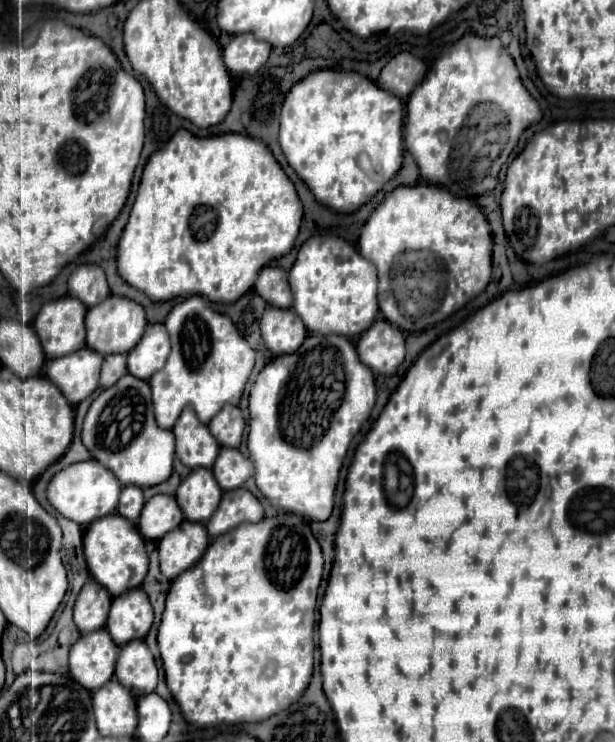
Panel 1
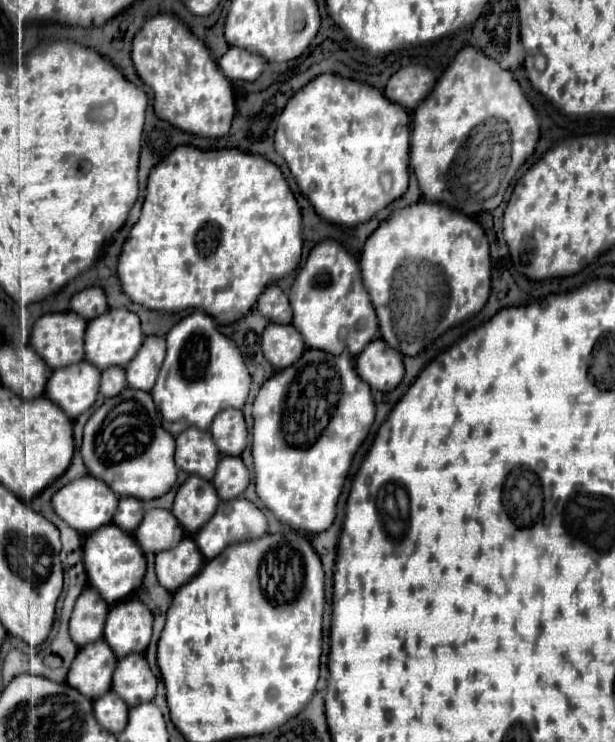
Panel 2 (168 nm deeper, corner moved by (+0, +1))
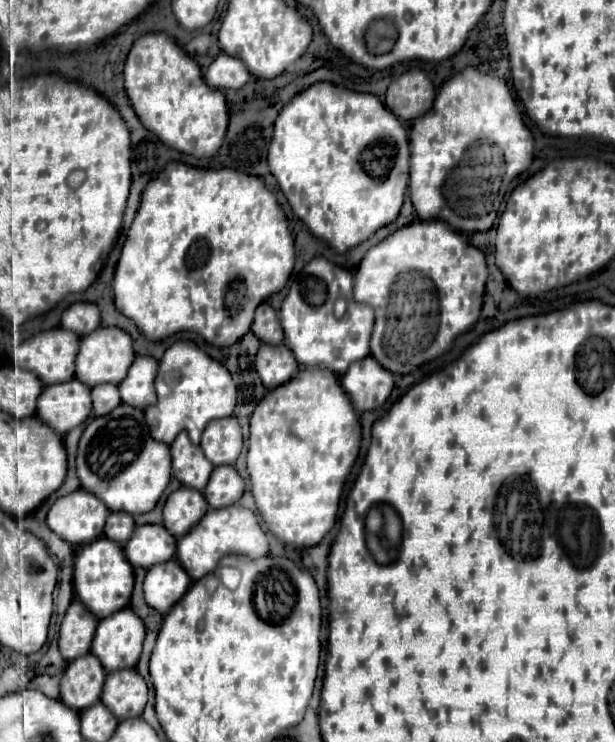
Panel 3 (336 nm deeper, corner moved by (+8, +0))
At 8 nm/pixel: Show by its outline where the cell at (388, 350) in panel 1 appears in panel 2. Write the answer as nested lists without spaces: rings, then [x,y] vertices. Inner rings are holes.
[[[376,337],[356,357],[356,371],[368,385],[392,391],[404,377],[404,355],[392,349],[382,337]]]

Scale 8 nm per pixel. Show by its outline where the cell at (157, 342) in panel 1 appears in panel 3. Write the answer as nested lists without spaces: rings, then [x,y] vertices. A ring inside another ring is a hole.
[[[136,356],[126,380],[118,386],[122,402],[140,410],[156,404],[156,388],[154,388],[156,376],[158,362],[150,356]]]

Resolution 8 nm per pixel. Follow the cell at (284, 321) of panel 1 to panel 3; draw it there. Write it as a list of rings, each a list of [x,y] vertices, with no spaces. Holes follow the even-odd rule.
[[[260,344],[260,350],[256,354],[256,372],[262,384],[268,390],[274,390],[292,380],[294,374],[298,372],[298,366],[296,358],[292,358],[292,352],[284,344],[280,346]]]

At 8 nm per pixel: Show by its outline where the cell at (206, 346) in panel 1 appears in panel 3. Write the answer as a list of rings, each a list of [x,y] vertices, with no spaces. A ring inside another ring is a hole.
[[[176,342],[166,350],[158,368],[156,392],[158,402],[146,410],[146,424],[152,438],[168,446],[182,430],[186,430],[192,444],[198,446],[206,424],[230,416],[236,406],[236,386],[230,372],[194,342]]]

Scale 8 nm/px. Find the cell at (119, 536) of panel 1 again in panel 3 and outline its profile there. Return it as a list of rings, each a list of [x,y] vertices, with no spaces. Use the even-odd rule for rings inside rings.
[[[98,538],[96,542],[90,542],[78,550],[72,582],[74,582],[76,598],[98,620],[102,620],[128,606],[130,594],[134,588],[134,570],[132,570],[132,566],[128,566],[124,552],[120,550],[120,546],[116,546],[116,542],[112,542],[108,538]]]

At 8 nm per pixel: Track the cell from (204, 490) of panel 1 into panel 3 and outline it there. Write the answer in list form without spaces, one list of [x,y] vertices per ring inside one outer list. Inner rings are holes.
[[[178,488],[172,492],[164,504],[164,528],[180,538],[184,536],[200,518],[206,514],[208,504],[204,502],[204,496],[198,490]]]

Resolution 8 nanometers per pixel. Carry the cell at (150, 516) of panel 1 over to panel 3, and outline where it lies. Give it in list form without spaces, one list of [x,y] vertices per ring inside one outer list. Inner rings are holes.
[[[144,524],[134,530],[134,536],[126,542],[124,554],[134,568],[152,568],[164,564],[176,554],[176,538],[158,524]]]

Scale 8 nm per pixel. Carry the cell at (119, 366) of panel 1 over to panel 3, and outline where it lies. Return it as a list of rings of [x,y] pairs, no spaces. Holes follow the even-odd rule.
[[[100,384],[92,388],[92,402],[94,402],[94,414],[106,416],[120,404],[120,392],[114,384]]]

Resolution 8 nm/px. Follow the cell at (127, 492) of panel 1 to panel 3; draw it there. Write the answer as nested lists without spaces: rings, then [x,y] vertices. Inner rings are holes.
[[[110,514],[108,522],[104,526],[104,536],[108,540],[120,542],[120,546],[124,546],[124,542],[128,542],[128,538],[134,532],[134,520],[128,514]]]

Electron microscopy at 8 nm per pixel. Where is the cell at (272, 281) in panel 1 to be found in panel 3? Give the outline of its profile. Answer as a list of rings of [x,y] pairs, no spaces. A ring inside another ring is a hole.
[[[266,302],[260,304],[258,310],[256,310],[256,318],[254,318],[254,324],[252,324],[252,334],[264,344],[272,344],[272,346],[282,344],[284,332],[280,330],[278,316],[276,316],[274,308],[270,308]]]

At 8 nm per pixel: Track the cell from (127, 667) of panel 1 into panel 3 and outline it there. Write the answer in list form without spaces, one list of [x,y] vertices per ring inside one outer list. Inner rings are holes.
[[[116,670],[116,674],[108,674],[102,690],[100,702],[118,718],[118,720],[130,720],[138,718],[148,702],[148,686],[142,680],[142,676],[136,670]]]

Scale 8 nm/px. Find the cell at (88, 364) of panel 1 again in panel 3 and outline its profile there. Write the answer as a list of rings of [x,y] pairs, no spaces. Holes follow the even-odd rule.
[[[80,380],[44,386],[38,402],[38,418],[56,434],[66,436],[72,428],[80,426],[92,412],[90,388]]]

